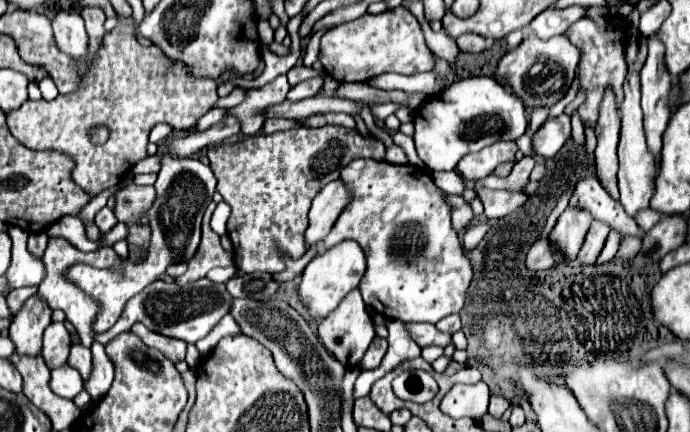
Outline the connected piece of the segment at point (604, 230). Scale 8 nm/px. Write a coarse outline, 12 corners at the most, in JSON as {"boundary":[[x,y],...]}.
{"boundary":[[592,220],[578,258],[592,266],[604,248],[610,226]]}

